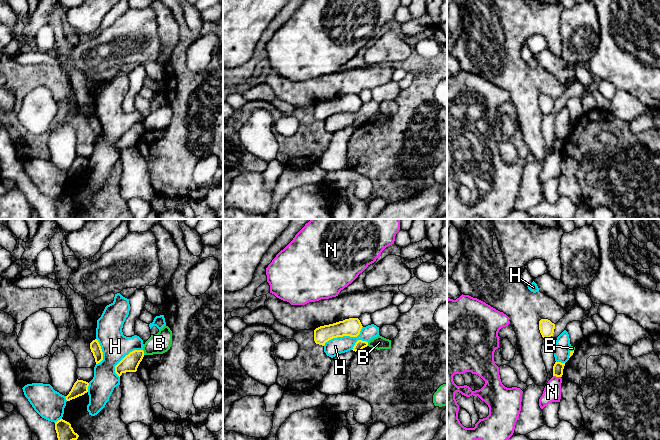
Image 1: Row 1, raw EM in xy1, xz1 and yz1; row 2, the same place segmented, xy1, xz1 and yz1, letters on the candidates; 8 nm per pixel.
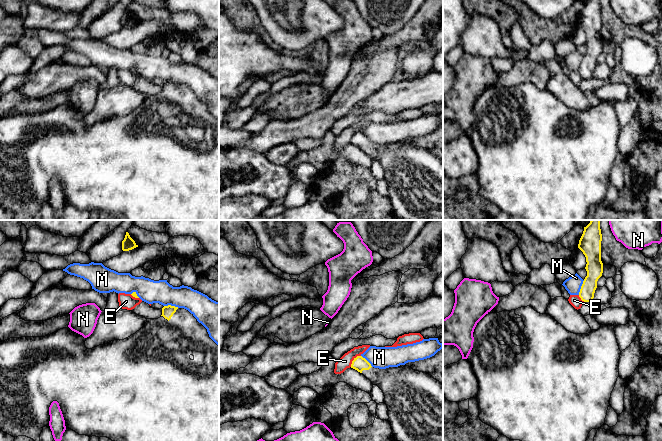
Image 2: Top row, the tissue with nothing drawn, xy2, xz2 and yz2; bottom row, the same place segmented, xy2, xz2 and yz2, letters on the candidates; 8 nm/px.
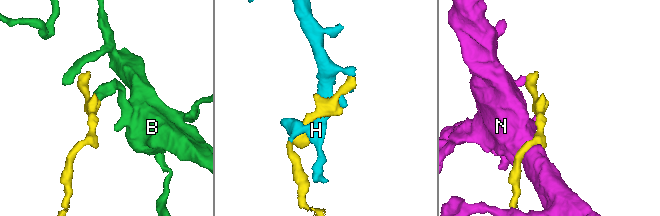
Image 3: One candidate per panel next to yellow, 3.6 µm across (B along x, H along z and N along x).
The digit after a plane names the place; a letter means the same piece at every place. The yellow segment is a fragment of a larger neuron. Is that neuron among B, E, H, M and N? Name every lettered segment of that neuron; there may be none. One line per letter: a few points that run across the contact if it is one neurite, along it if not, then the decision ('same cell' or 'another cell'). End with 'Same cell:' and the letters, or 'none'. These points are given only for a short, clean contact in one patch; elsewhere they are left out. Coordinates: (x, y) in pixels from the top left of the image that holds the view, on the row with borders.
B: xz1 (367, 342), (368, 345) | another cell
E: xz2 (360, 355), (352, 361), (350, 366) | another cell
H: another cell
M: yz2 (584, 280), (578, 294) | another cell
N: another cell
Same cell: none

